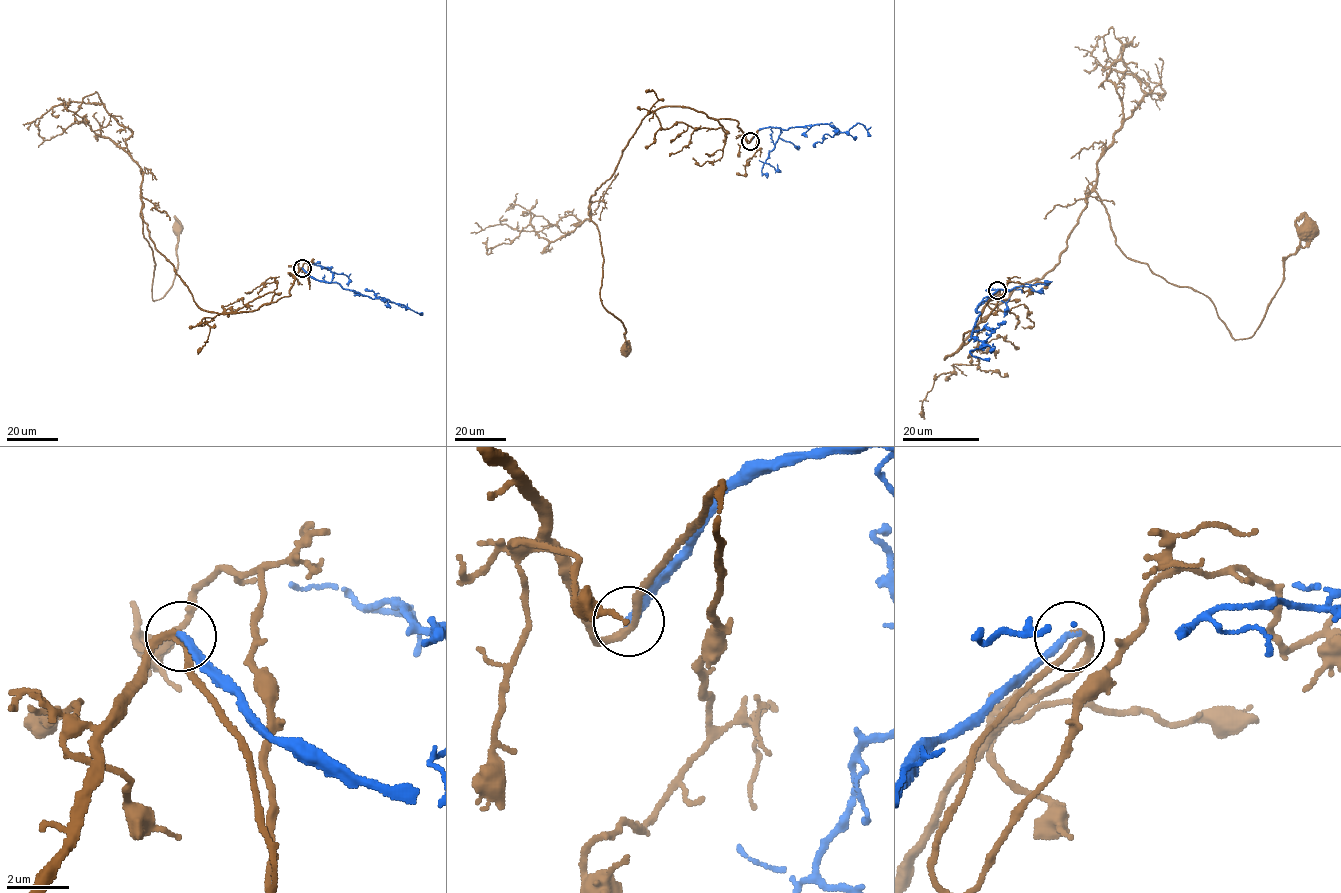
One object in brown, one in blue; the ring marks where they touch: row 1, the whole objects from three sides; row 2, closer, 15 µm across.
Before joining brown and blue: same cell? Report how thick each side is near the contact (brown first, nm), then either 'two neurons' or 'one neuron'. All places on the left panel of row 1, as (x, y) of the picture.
180/260 nm | one neuron

